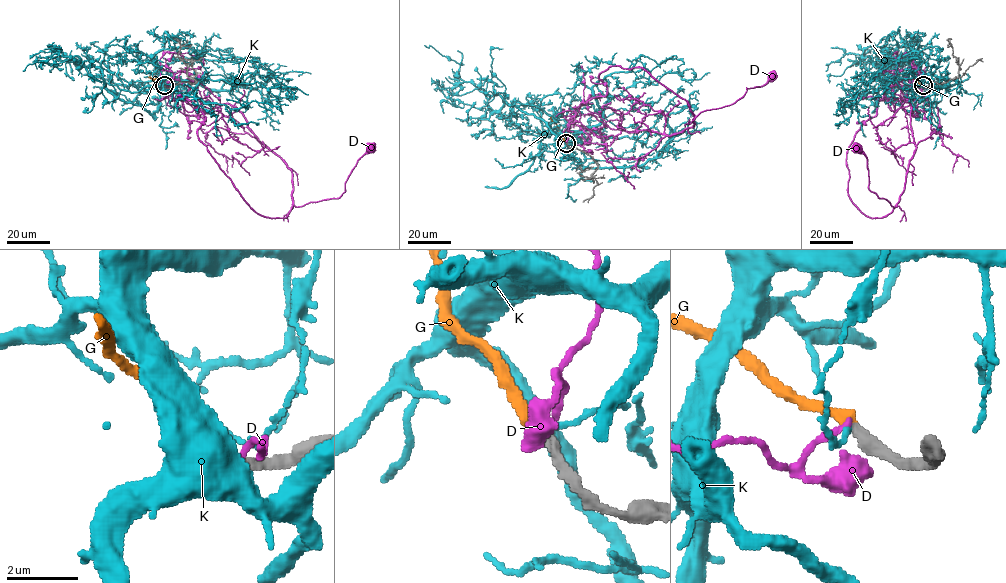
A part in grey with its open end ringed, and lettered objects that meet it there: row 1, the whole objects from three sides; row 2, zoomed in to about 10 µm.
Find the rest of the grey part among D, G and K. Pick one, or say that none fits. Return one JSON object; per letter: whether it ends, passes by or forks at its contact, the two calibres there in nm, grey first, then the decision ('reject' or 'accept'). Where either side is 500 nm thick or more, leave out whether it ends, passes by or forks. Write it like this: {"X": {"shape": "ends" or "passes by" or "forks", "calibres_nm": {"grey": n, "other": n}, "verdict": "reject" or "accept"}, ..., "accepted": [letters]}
{"D": {"shape": "ends", "calibres_nm": {"grey": 280, "other": 220}, "verdict": "reject"}, "G": {"shape": "ends", "calibres_nm": {"grey": 280, "other": 320}, "verdict": "accept"}, "K": {"shape": "ends", "calibres_nm": {"grey": 280, "other": 130}, "verdict": "reject"}, "accepted": ["G"]}

